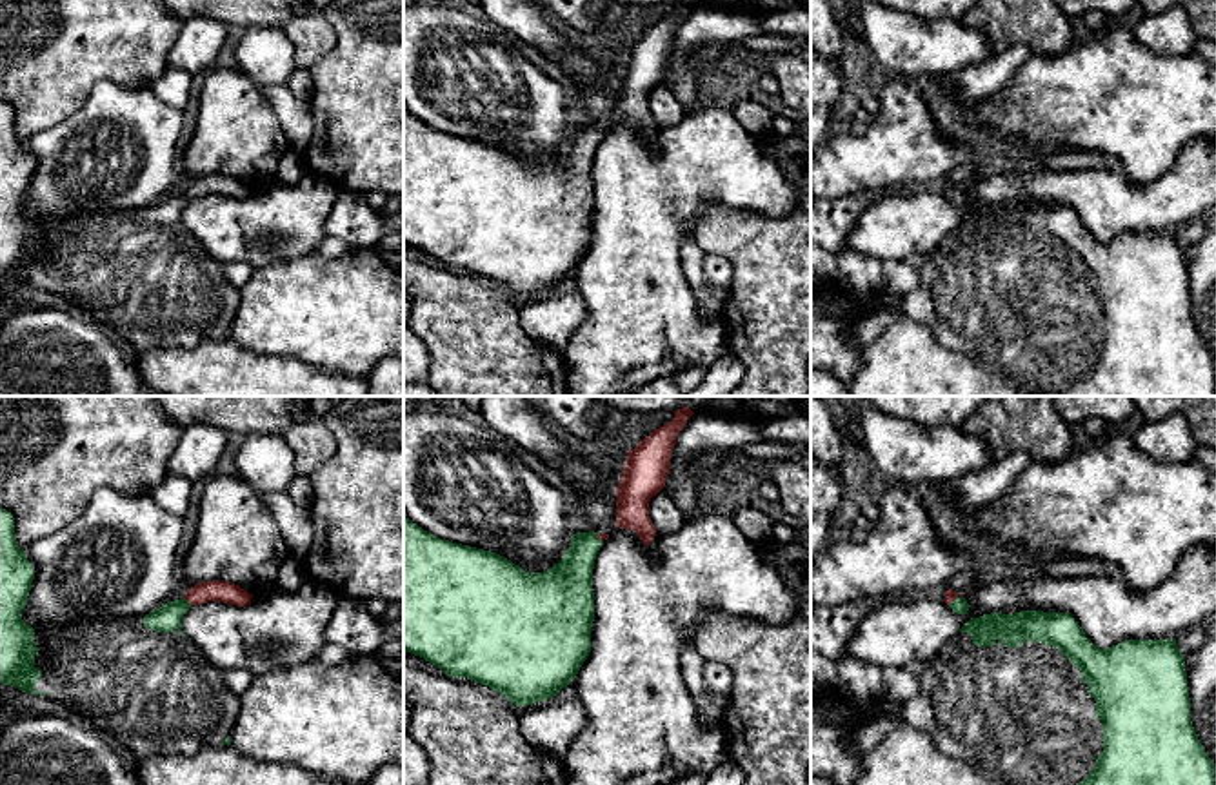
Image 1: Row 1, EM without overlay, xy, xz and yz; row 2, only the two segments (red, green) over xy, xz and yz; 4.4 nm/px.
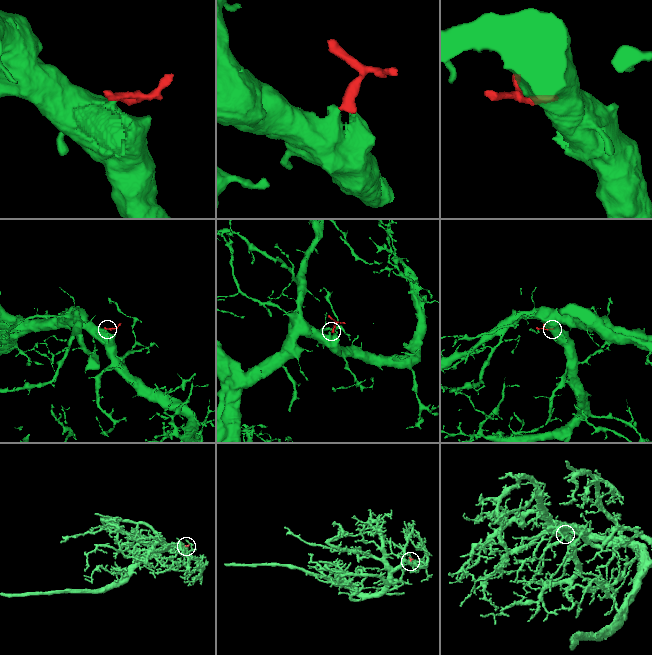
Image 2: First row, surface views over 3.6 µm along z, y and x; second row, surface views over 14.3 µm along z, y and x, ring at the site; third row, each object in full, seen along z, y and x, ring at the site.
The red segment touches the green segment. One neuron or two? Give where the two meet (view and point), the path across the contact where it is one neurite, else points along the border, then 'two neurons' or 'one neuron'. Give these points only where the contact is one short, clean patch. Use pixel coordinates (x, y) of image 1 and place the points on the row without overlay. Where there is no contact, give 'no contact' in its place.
meets red in xy at (188, 193); runs through xy (209, 184), (188, 193), (162, 213); one neuron

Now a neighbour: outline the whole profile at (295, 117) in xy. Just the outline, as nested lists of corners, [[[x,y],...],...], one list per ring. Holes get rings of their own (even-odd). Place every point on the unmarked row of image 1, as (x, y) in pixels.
[[[285,84],[260,85],[260,93],[271,102],[291,147],[304,153],[313,138],[313,113],[309,104],[294,96]]]

